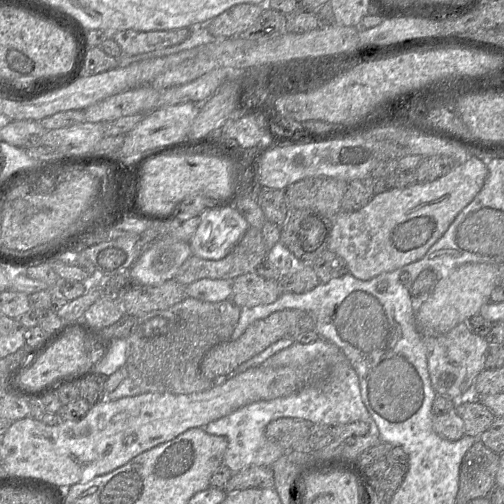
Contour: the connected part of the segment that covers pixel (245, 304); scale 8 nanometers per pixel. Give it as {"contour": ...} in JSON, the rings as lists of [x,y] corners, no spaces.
{"contour":[[[246,273],[233,279],[230,300],[240,308],[251,308],[275,302],[281,295],[277,281],[255,273]]]}

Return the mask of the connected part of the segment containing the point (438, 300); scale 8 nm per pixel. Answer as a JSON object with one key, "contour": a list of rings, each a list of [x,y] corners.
{"contour":[[[464,264],[447,277],[439,278],[433,290],[416,303],[415,320],[423,335],[442,335],[456,325],[479,315],[481,307],[489,302],[491,292],[499,285],[502,265]]]}

